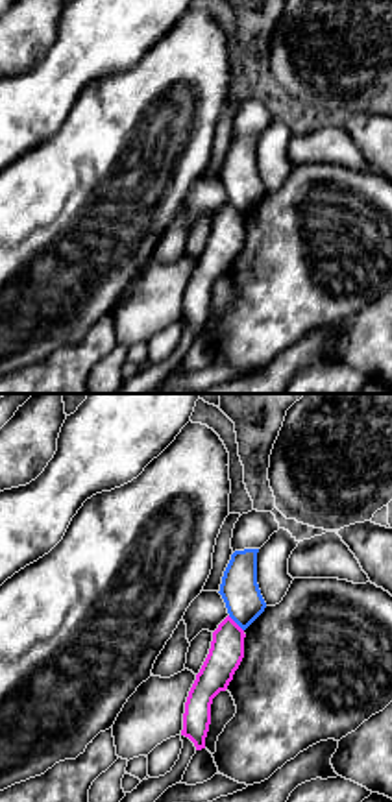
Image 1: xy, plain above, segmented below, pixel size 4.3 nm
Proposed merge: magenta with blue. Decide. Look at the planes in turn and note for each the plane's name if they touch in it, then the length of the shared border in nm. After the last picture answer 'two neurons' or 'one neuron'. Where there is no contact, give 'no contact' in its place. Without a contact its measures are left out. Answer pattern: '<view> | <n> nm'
xy | 100 nm

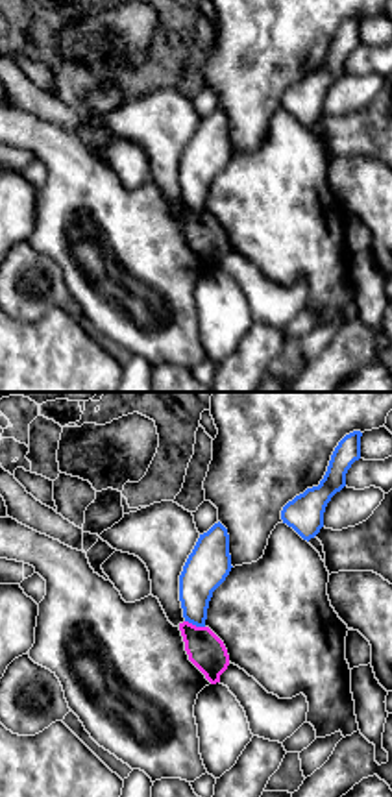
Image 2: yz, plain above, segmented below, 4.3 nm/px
yz | 90 nm

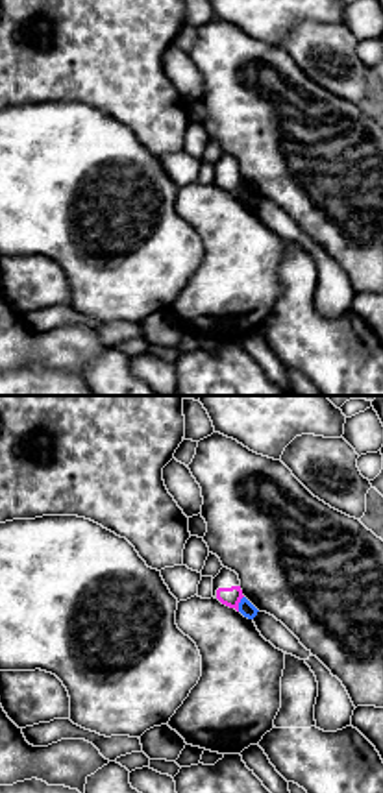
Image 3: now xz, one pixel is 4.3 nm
xz | 80 nm

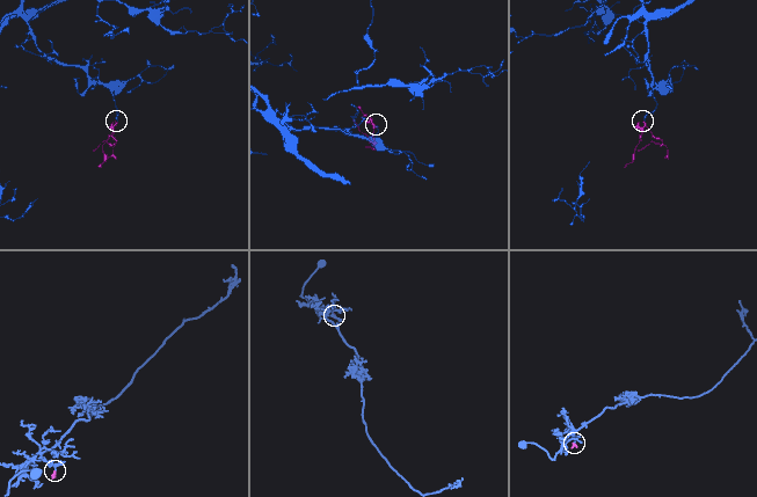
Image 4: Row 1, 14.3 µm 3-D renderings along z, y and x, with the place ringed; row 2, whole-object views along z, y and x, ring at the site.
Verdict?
two neurons

